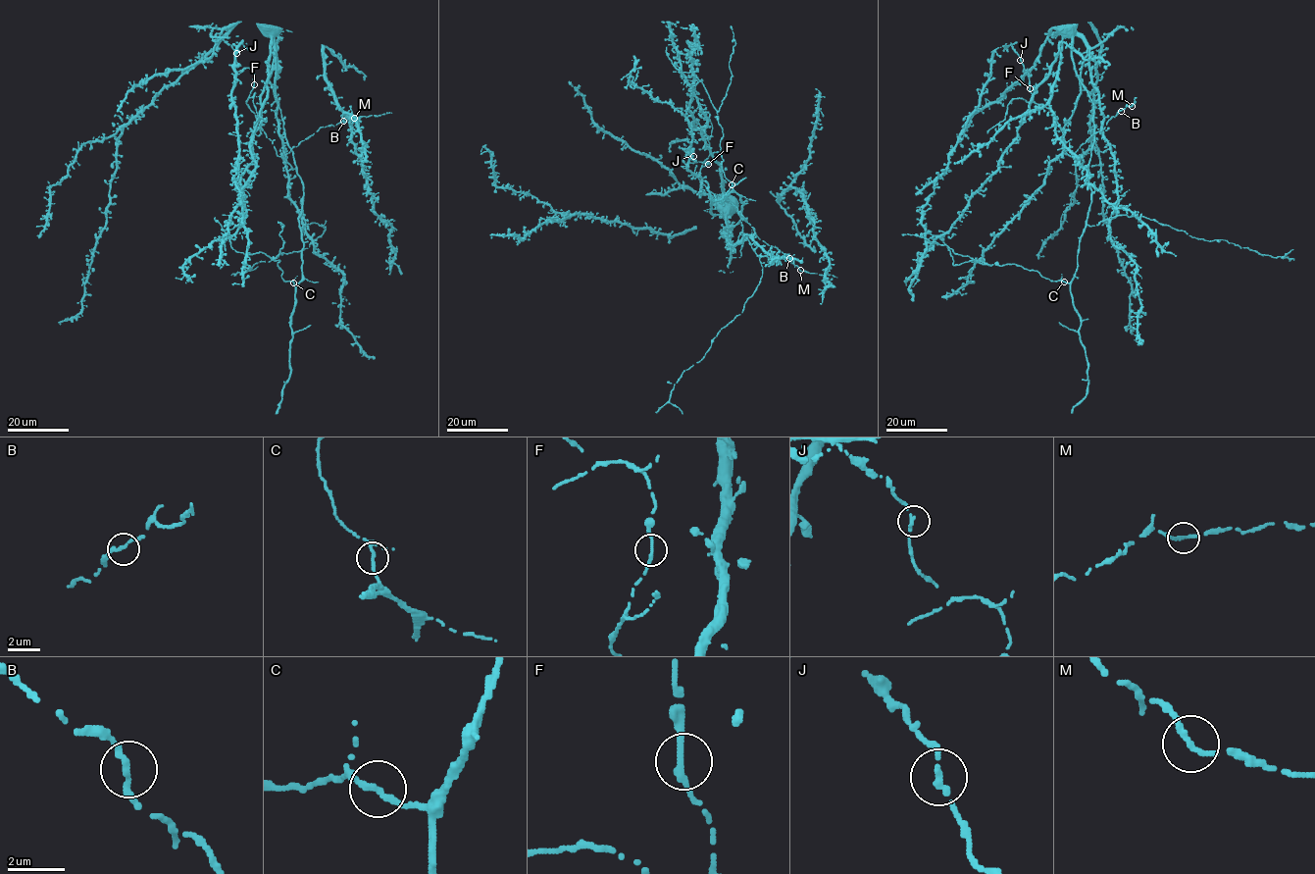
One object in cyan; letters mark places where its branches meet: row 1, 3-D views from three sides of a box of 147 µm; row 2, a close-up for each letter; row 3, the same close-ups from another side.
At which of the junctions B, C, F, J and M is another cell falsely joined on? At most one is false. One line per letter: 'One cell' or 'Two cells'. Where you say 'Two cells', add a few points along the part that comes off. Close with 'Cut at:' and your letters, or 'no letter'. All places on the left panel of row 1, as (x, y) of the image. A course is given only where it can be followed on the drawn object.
B: One cell
C: One cell
F: One cell
J: One cell
M: One cell
Cut at: no letter

